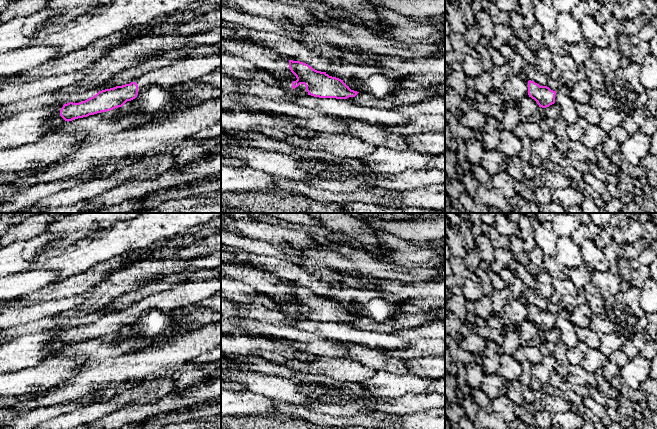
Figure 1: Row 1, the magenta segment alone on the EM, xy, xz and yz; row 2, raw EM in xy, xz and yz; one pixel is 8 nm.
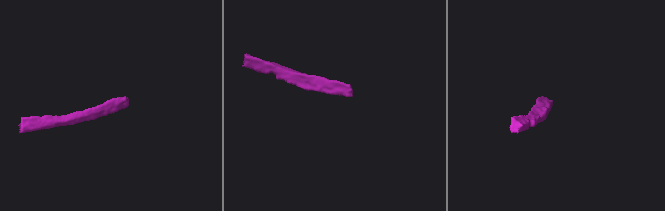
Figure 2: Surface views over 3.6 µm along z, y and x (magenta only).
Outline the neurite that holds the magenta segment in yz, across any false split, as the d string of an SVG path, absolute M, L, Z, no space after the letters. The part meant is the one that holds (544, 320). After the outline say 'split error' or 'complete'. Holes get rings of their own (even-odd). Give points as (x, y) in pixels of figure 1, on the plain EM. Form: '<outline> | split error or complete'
M529 304L528 319L537 326L539 331L546 332L555 327L556 315Z | complete

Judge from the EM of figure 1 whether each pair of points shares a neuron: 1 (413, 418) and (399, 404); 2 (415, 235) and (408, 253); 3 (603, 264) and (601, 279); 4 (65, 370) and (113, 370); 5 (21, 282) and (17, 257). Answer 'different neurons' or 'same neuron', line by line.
1: different neurons
2: different neurons
3: different neurons
4: different neurons
5: different neurons

